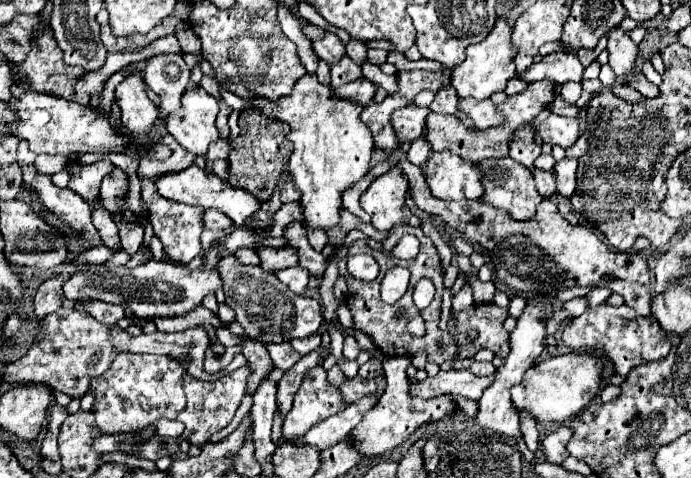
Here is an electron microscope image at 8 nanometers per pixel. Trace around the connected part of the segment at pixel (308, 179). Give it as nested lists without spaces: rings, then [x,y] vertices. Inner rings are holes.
[[[305,74],[301,80],[297,80],[297,84],[293,86],[291,96],[283,96],[281,100],[249,100],[253,110],[261,110],[265,116],[269,118],[277,118],[285,124],[291,126],[291,134],[289,140],[293,142],[295,150],[289,158],[289,172],[293,176],[293,184],[297,188],[297,192],[301,194],[299,204],[301,208],[305,208],[305,230],[323,230],[329,232],[331,228],[335,228],[339,224],[339,212],[343,208],[343,192],[357,184],[367,172],[369,172],[369,160],[371,160],[371,152],[373,152],[373,138],[369,128],[359,120],[359,114],[363,110],[363,106],[349,102],[349,100],[337,100],[333,98],[333,90],[319,84],[315,74]]]

